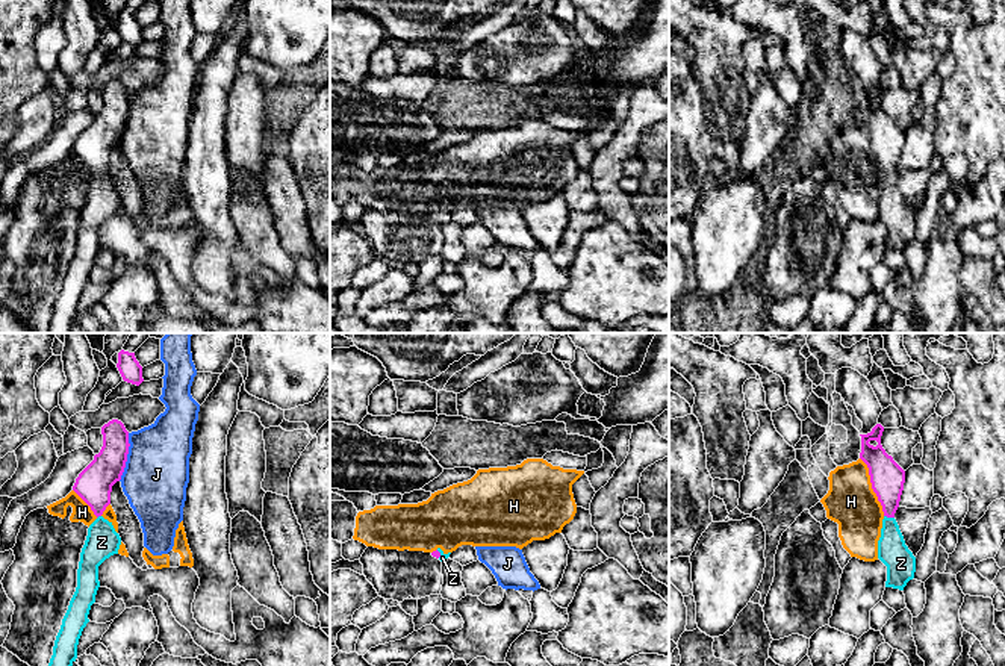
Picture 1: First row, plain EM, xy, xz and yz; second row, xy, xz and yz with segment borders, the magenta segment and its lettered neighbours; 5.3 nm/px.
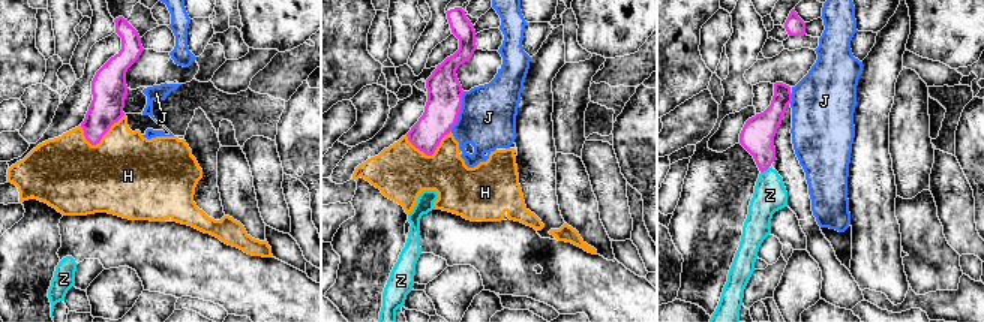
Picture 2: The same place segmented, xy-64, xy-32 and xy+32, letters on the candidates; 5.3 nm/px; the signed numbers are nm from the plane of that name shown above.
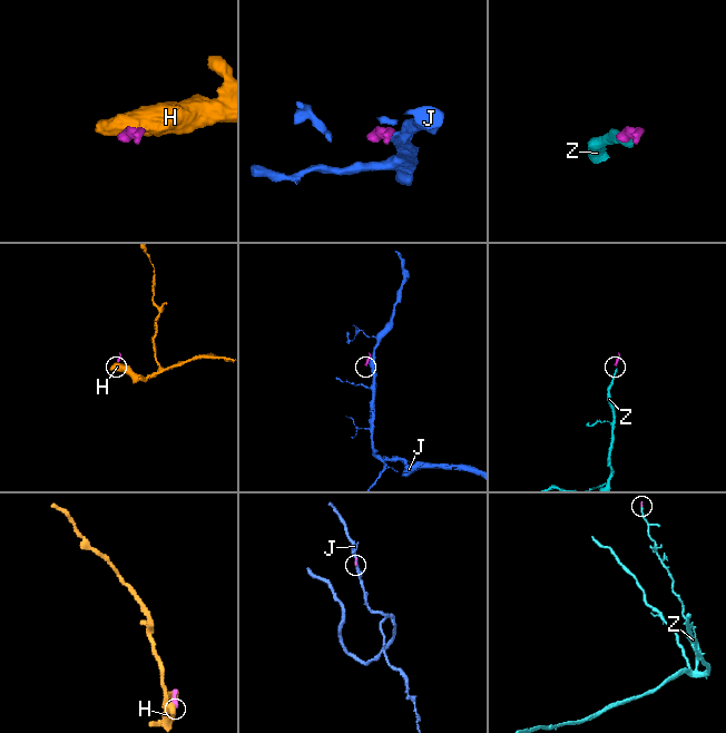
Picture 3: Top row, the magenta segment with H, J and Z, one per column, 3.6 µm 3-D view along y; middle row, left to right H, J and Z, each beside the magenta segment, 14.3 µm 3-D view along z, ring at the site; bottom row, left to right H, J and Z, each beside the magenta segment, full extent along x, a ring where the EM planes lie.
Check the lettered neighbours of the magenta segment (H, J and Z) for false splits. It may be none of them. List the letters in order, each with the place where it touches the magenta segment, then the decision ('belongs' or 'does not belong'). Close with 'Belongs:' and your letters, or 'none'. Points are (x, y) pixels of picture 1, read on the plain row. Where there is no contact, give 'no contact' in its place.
H: contact yz (872, 147); does not belong
J: contact xy (126, 118); does not belong
Z: contact yz (889, 177); belongs
Belongs: Z

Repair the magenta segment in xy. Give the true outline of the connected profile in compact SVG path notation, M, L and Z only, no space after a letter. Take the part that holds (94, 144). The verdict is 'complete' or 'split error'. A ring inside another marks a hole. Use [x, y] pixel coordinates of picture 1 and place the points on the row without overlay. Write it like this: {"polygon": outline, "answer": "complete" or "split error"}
{"polygon": "M118 80L101 88L103 107L79 135L73 151L91 168L97 180L89 186L77 230L77 248L56 297L53 316L44 333L71 333L77 306L100 248L98 227L118 215L121 198L101 176L110 165L112 147L121 141L129 115L129 92Z", "answer": "split error"}

